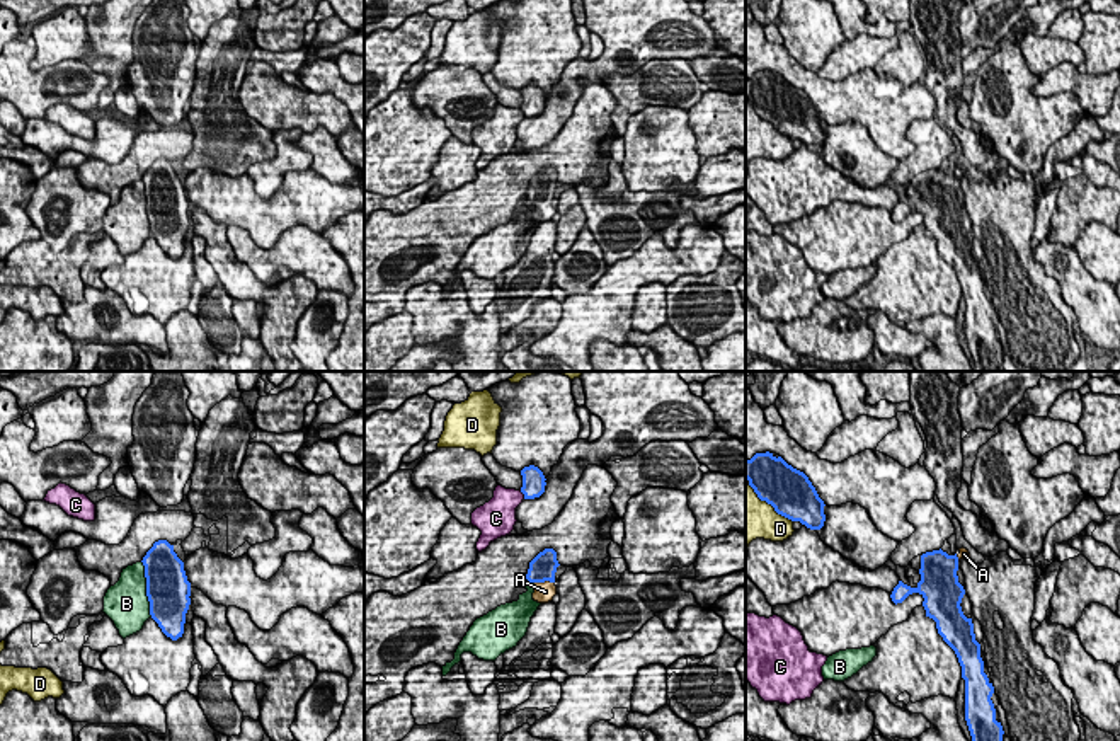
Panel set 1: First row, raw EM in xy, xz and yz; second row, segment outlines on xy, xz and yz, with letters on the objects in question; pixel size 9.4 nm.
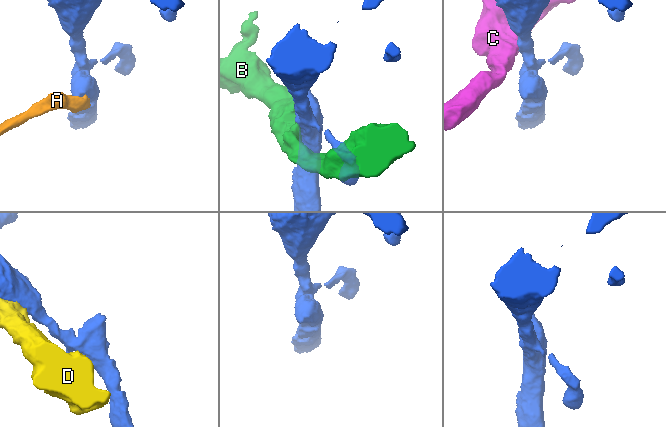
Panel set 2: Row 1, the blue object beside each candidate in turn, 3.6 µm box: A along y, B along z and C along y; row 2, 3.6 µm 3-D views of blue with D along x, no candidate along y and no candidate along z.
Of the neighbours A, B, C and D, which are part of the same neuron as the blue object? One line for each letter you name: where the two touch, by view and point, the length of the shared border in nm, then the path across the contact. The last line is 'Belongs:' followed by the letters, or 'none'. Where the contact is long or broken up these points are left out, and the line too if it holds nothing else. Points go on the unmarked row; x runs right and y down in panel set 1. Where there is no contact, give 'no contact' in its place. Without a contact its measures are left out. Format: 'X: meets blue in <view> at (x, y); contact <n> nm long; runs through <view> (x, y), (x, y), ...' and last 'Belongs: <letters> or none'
A: meets blue in xz at (543, 200); contact 190 nm long; runs through xz (543, 184), (543, 200), (545, 210)
Belongs: A

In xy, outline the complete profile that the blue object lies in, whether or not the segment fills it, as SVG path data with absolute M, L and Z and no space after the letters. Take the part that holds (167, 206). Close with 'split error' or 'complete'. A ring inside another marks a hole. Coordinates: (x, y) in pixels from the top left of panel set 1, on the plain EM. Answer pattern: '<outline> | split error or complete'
M167 158L155 160L141 181L150 233L167 256L177 259L184 252L186 232L191 223L191 201L184 181Z | complete

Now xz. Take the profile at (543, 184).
M545 167L531 181L526 198L536 204L533 218L538 221L548 221L557 213L555 191L558 186L557 170Z | split error

